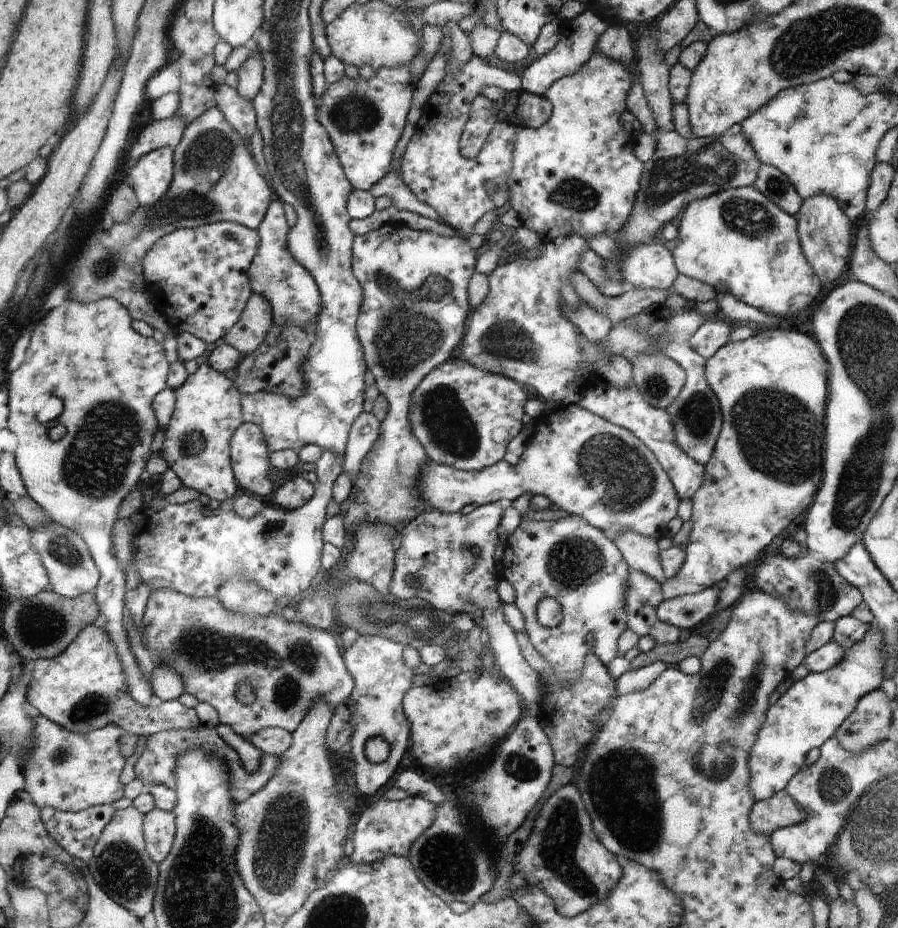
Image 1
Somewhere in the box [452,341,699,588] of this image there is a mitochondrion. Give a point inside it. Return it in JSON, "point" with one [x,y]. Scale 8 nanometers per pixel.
{"point":[623,479]}

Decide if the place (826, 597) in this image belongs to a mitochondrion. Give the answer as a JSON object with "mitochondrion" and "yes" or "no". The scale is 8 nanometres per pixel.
{"mitochondrion":"yes"}

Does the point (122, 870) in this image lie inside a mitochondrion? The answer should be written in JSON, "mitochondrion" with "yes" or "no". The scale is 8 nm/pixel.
{"mitochondrion":"yes"}

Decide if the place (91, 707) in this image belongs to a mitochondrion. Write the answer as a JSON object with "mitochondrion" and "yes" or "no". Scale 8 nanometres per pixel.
{"mitochondrion":"yes"}

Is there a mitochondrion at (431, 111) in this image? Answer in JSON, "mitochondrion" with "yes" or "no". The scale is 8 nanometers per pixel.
{"mitochondrion":"no"}

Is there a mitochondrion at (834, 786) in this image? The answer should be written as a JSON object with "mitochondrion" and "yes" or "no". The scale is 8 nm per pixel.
{"mitochondrion":"yes"}

